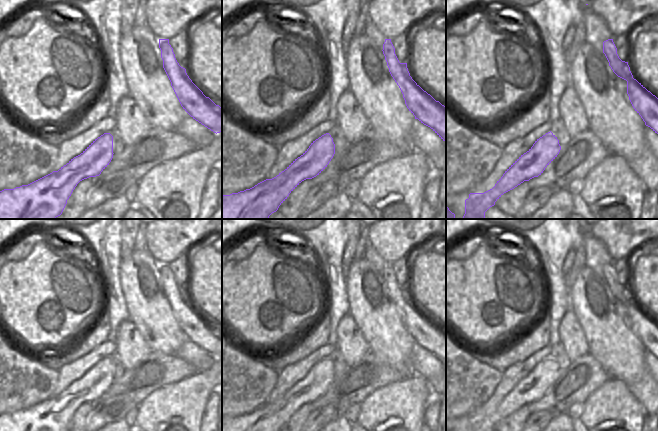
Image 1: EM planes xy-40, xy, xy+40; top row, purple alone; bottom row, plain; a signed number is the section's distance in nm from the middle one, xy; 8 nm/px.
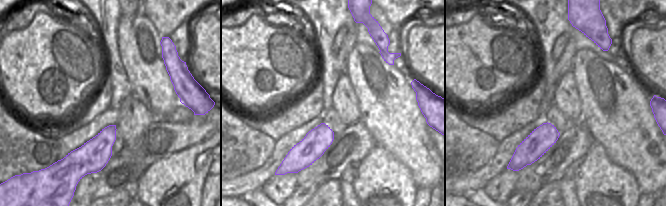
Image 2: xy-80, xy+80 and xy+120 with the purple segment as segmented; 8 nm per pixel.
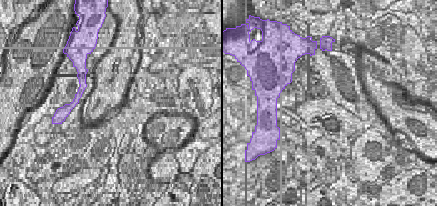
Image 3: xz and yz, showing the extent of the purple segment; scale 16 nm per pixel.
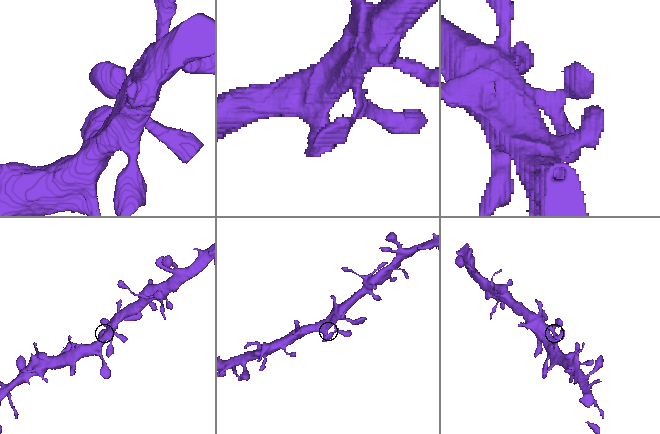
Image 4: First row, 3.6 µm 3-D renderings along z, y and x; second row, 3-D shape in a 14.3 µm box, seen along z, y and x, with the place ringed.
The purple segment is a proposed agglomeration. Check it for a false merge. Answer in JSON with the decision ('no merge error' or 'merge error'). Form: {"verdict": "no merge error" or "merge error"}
{"verdict": "no merge error"}

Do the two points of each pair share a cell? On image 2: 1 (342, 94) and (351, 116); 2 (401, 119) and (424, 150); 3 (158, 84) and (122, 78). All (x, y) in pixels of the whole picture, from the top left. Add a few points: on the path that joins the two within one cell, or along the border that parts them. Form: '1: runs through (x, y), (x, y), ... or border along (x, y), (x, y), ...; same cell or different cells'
1: runs through (344, 99), (349, 111); same cell
2: runs through (401, 127), (416, 142); same cell
3: border along (119, 57), (131, 86), (132, 94); different cells

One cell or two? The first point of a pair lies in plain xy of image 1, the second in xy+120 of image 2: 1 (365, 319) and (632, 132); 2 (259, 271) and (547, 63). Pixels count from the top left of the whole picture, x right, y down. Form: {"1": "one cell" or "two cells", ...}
{"1": "one cell", "2": "two cells"}

